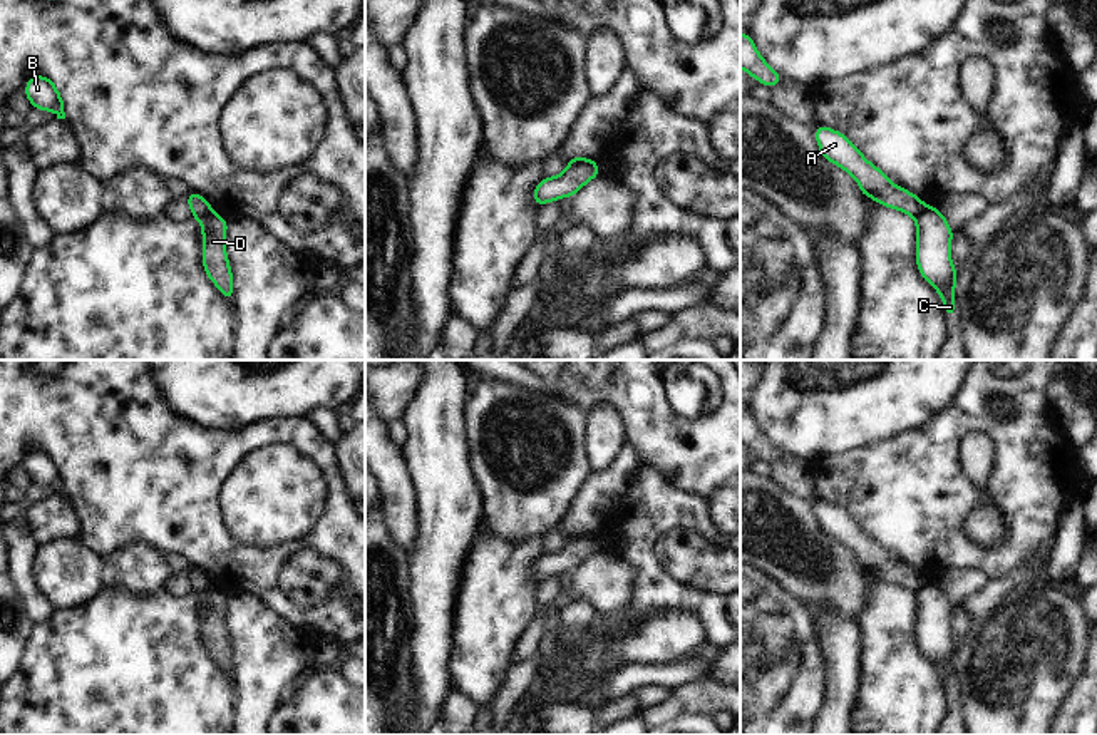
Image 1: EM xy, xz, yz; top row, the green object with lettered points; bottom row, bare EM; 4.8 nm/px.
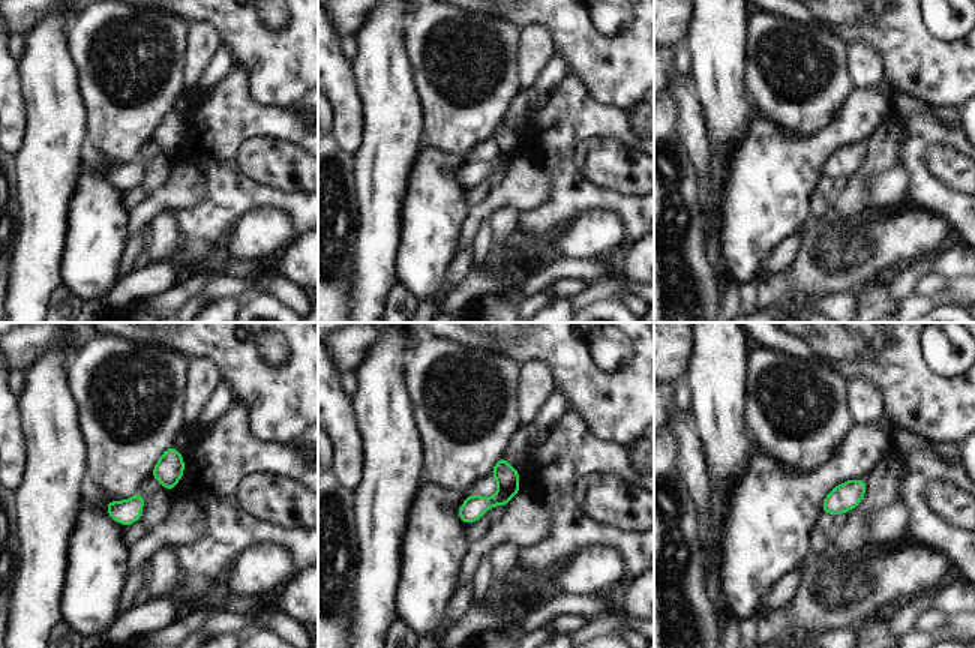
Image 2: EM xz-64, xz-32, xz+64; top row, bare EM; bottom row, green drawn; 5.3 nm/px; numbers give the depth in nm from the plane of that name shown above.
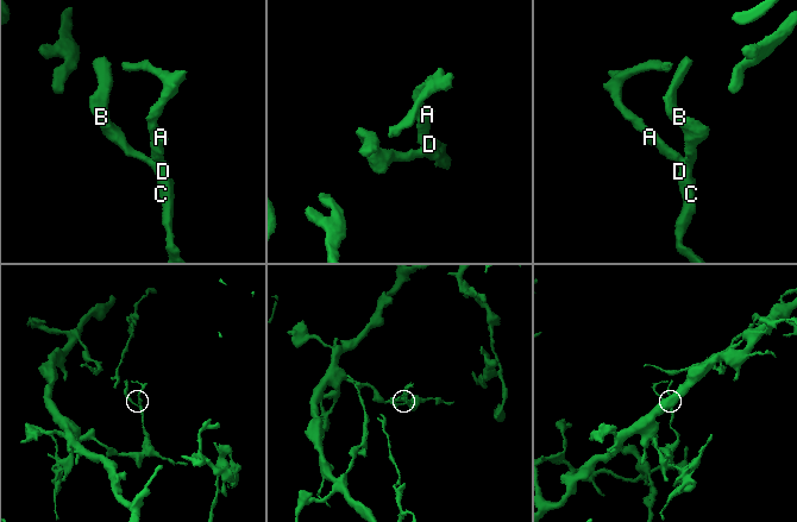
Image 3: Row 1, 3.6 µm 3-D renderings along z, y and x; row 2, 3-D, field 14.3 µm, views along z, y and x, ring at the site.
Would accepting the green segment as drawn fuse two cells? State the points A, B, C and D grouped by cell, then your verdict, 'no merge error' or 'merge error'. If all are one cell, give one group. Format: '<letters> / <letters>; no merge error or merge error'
A / B C D; merge error

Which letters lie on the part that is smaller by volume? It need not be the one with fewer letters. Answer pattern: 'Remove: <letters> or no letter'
Remove: A.

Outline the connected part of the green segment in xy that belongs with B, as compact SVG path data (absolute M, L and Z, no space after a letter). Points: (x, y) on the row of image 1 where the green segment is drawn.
M33 75L25 84L23 90L32 107L40 109L40 111L50 111L57 116L57 119L65 119L64 100L55 84L49 77Z

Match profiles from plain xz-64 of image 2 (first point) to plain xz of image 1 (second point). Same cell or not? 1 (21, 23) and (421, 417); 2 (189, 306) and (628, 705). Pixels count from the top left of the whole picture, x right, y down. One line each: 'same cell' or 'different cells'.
1: different cells
2: same cell

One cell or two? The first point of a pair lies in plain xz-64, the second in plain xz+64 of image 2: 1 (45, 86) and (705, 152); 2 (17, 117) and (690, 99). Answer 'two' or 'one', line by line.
1: two
2: one

